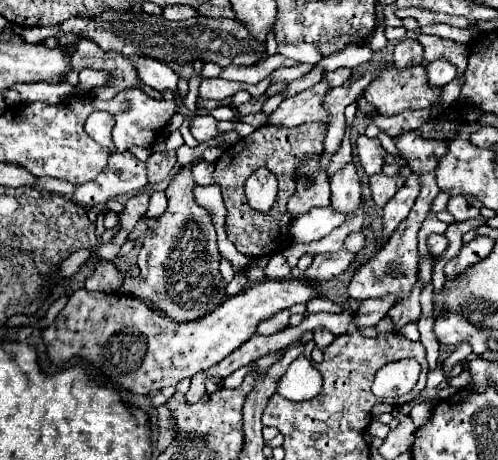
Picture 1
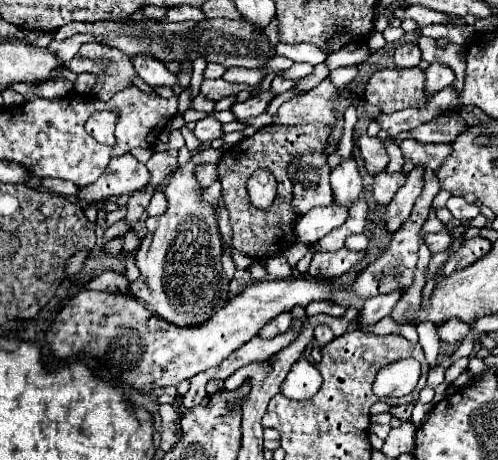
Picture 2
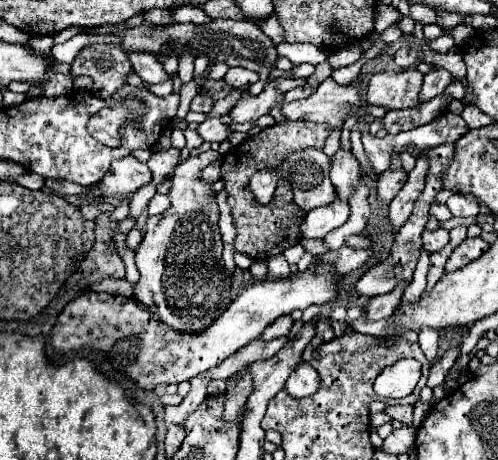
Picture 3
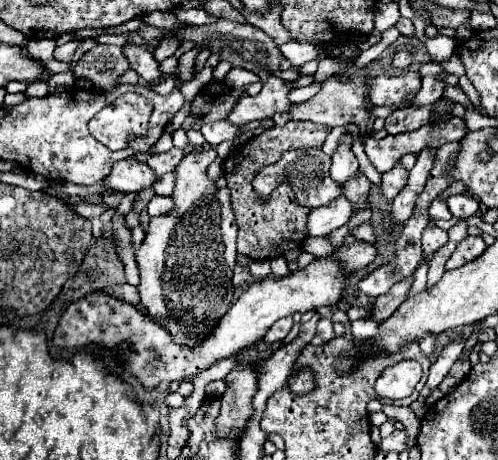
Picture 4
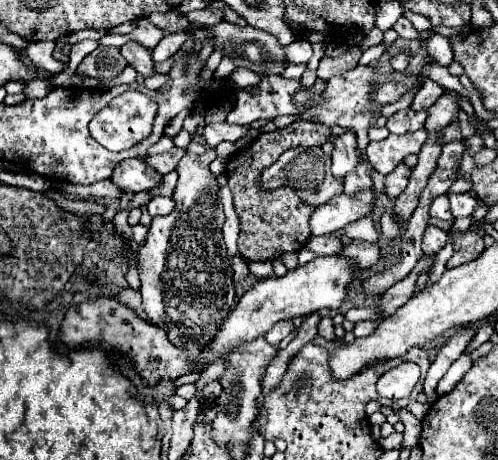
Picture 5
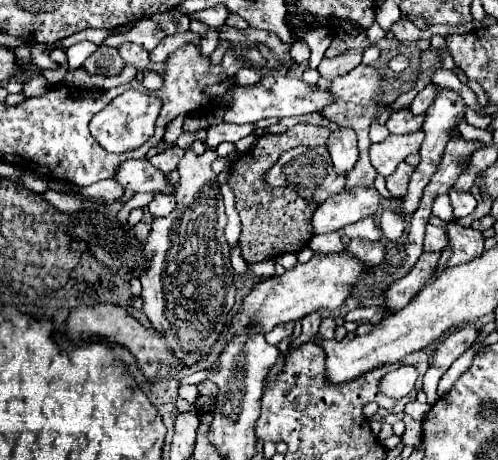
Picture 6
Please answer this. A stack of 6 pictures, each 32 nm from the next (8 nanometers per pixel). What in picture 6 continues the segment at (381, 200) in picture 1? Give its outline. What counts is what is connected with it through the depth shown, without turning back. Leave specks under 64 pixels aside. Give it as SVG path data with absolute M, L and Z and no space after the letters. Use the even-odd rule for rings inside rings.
M400 162L398 168L394 170L394 174L390 174L390 176L386 178L386 188L392 192L392 196L396 196L396 198L406 196L408 182L410 182L410 176L412 176L414 170L416 170L414 166L410 166L410 164L406 164L406 162Z

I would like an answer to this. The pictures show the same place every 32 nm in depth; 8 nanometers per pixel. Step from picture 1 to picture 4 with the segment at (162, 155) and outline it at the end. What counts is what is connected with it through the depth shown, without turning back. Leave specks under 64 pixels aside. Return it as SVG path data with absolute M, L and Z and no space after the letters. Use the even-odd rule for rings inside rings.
M172 148L170 152L164 152L164 154L152 154L148 158L148 164L150 168L156 172L158 178L162 178L166 172L174 172L174 168L178 166L178 162L182 160L184 156L184 150L180 148Z

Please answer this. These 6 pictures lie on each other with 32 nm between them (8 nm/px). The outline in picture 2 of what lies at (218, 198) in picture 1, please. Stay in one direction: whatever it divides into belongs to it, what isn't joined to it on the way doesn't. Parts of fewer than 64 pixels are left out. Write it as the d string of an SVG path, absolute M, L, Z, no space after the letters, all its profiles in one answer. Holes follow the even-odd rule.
M214 182L212 186L208 186L206 190L204 190L204 200L206 202L210 202L212 206L216 206L216 210L220 212L220 208L218 208L218 198L220 198L220 194L222 194L222 184L220 182Z

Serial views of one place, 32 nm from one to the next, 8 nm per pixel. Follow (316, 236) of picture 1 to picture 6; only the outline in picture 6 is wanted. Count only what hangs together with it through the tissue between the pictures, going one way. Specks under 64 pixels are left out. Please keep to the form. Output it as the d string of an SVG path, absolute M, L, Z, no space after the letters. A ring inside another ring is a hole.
M356 186L336 196L330 196L324 204L318 206L312 218L312 226L316 234L336 232L346 224L358 222L376 214L380 206L380 194L368 186Z

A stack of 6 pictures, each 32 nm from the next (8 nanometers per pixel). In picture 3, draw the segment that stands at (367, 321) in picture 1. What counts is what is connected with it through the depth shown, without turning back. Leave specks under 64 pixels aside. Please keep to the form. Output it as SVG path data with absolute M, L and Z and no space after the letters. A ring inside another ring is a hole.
M400 282L392 292L368 300L368 306L364 310L364 318L366 320L384 320L384 318L390 318L394 314L394 310L398 308L398 304L402 302L402 296L404 296L406 288L408 288L408 284Z

